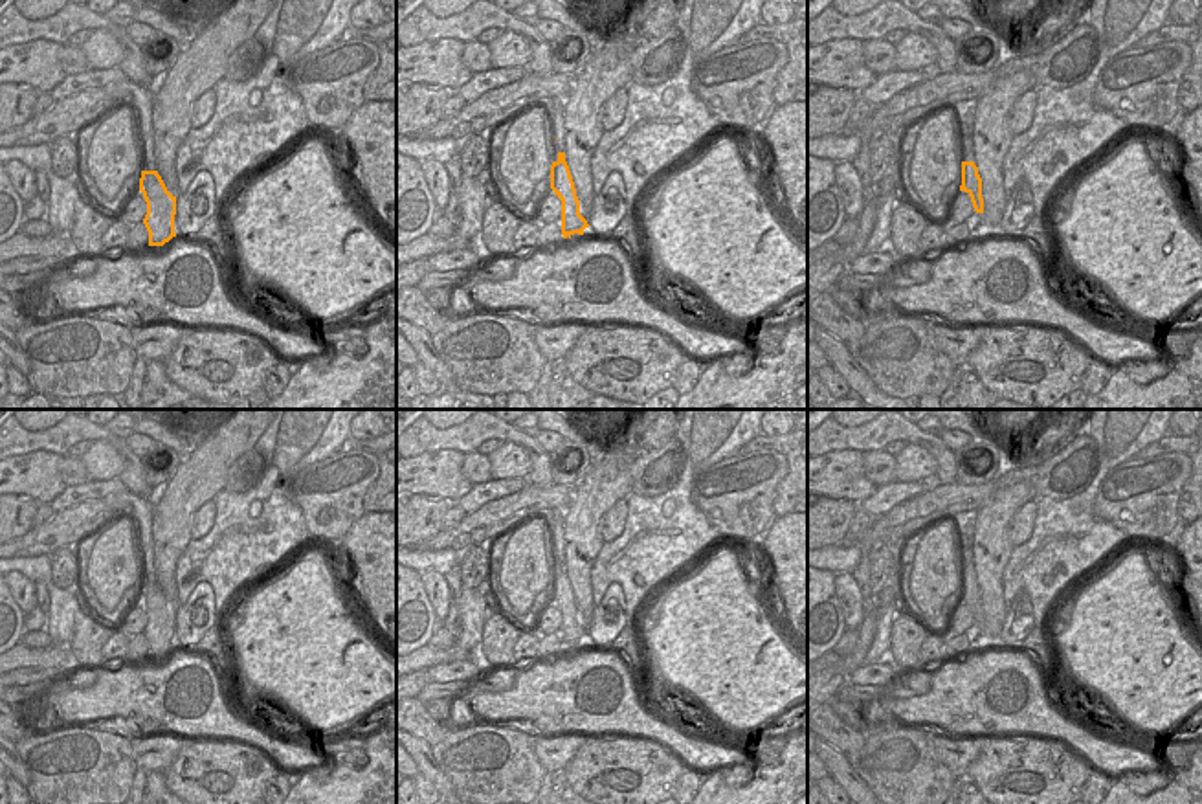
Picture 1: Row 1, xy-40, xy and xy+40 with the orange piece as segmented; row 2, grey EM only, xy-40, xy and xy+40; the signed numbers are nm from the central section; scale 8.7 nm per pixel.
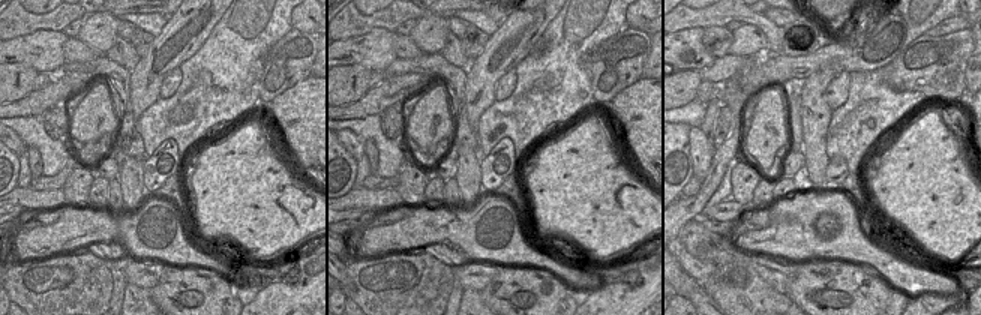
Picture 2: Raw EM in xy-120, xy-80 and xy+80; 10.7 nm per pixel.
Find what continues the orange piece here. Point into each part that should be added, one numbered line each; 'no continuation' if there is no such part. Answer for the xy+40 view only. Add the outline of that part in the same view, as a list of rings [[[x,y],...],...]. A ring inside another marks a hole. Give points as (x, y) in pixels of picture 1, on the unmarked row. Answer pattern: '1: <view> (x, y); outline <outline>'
1: xy+40 (966, 553); outline [[[962,547],[960,558],[962,558],[962,573],[973,573],[976,576],[973,547]]]

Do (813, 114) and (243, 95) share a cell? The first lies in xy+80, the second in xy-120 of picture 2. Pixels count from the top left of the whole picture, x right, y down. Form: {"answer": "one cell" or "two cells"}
{"answer": "two cells"}

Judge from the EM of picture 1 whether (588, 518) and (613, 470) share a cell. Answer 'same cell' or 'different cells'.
same cell

